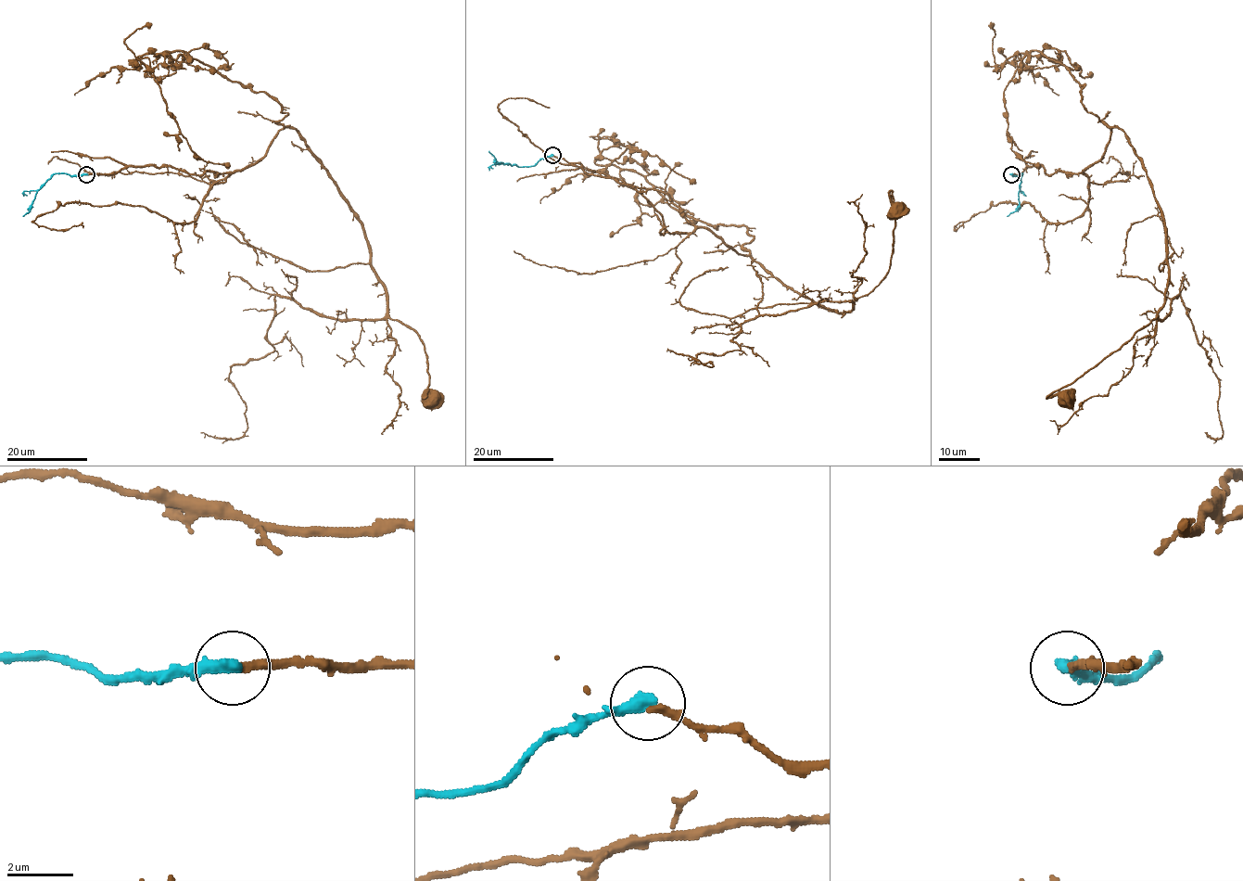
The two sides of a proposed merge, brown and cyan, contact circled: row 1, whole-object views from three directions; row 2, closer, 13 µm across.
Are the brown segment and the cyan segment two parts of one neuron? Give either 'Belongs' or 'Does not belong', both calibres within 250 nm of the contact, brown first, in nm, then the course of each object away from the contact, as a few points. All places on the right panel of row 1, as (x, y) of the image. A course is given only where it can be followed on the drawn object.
Belongs. Thickness 240 nm (brown) against 440 nm. Course of brown: (1012, 174), (1036, 166), (1047, 174), (1080, 172), (1120, 127), (1166, 225), (1164, 307), (1066, 385), (1066, 399). Course of cyan: (1011, 174), (1022, 173), (1018, 207), (1007, 216)

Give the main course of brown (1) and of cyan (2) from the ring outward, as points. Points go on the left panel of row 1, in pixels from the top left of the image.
1: (86, 174), (156, 166), (198, 174), (242, 170), (293, 127), (361, 225), (387, 314), (423, 341), (428, 399)
2: (86, 174), (54, 173), (37, 192), (31, 207), (23, 216)

